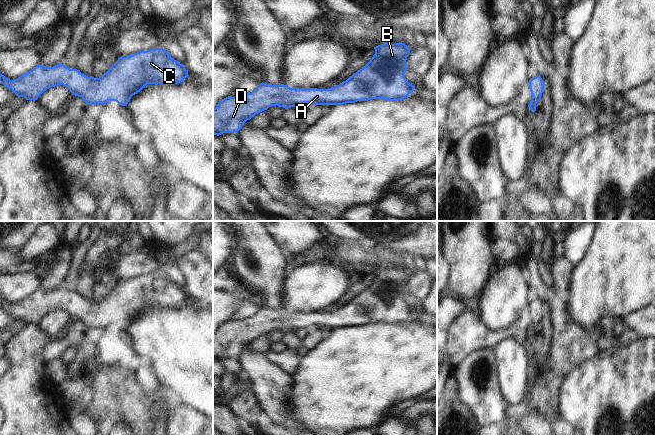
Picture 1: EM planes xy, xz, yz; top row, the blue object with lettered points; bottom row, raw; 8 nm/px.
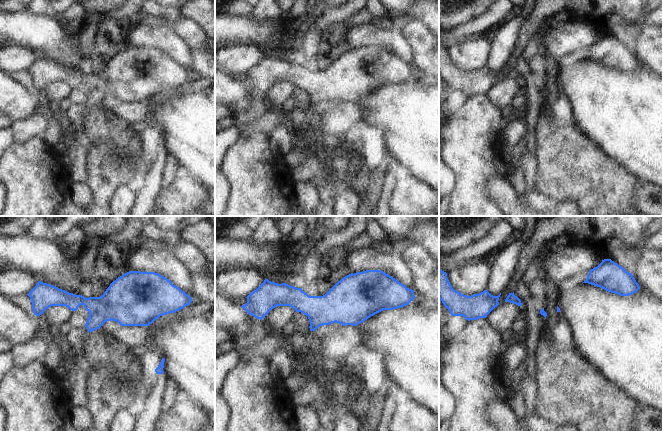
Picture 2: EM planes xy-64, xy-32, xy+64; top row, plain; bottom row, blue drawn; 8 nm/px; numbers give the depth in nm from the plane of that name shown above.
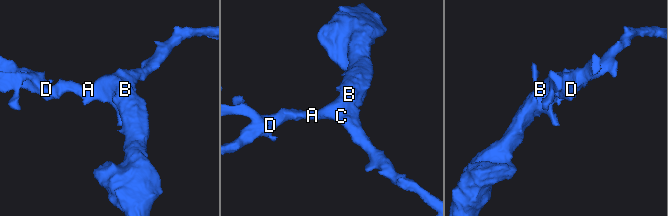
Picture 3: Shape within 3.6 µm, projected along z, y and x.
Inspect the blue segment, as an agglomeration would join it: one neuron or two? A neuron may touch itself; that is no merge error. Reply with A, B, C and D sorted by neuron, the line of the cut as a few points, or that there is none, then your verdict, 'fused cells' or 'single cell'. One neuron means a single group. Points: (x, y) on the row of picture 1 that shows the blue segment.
A B C D; no cut; single cell

